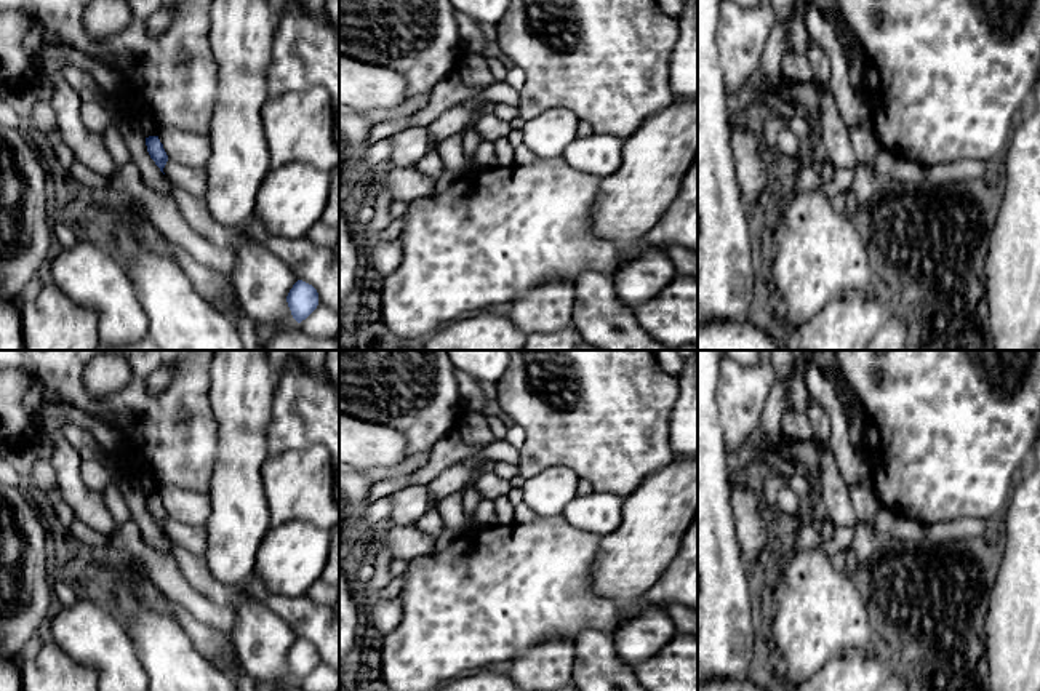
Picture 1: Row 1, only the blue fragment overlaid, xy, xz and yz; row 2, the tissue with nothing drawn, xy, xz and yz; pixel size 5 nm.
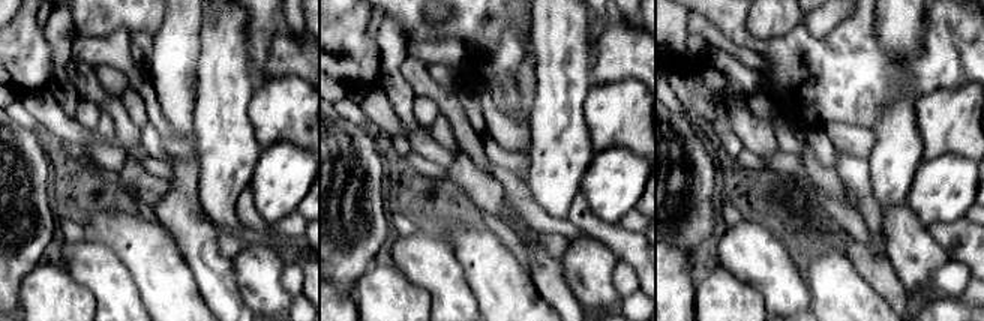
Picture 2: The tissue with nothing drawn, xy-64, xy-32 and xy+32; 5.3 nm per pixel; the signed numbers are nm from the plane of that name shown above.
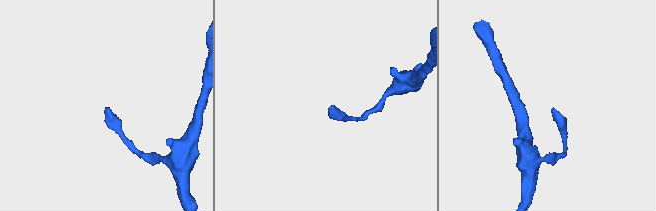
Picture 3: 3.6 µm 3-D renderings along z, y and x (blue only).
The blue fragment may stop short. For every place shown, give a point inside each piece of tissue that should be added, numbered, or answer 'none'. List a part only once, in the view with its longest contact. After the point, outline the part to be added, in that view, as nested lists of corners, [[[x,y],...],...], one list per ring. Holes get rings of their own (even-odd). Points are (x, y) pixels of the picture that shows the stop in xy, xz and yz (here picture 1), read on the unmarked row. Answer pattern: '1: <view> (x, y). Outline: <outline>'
none

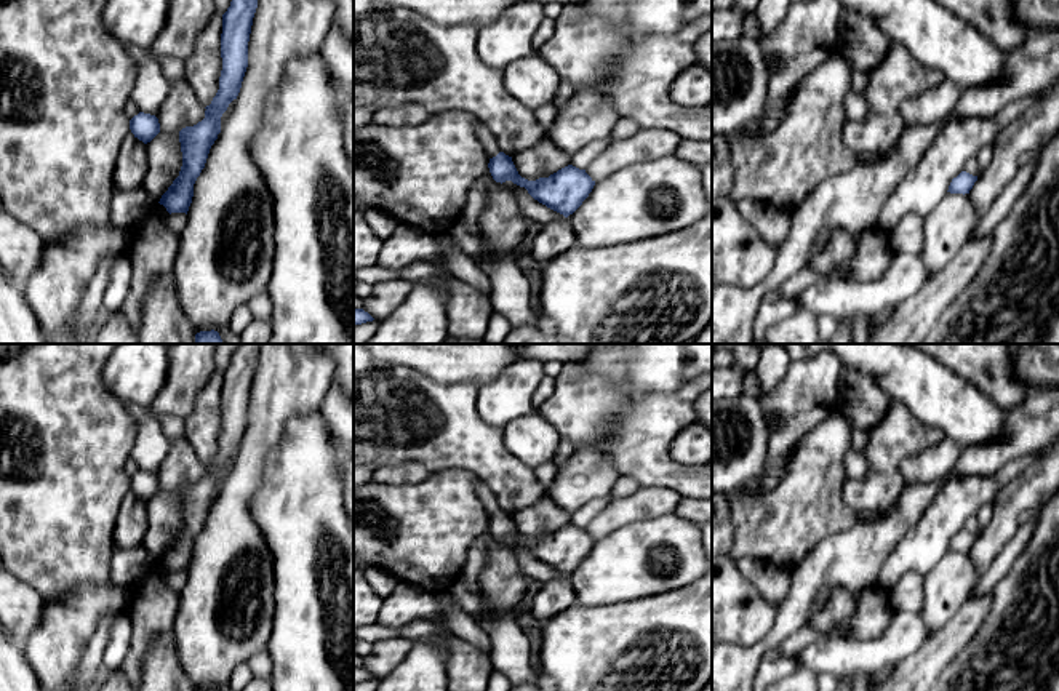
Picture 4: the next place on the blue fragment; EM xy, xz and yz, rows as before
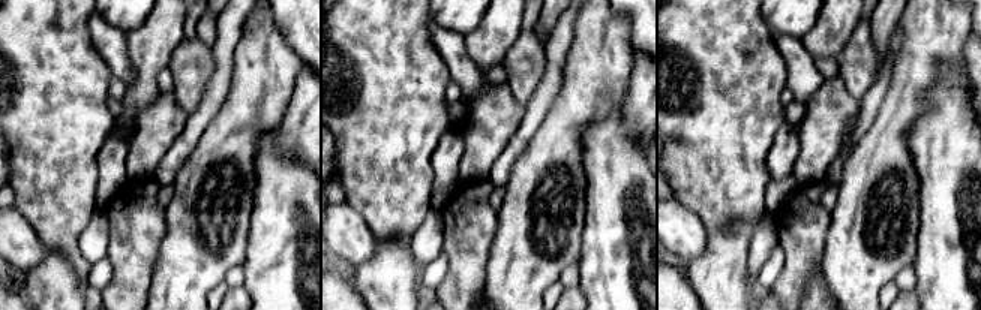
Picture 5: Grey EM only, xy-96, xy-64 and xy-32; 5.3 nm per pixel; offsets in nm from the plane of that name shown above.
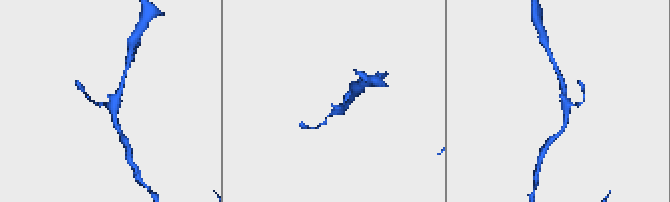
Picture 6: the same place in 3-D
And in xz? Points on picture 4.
1: xz (490, 503). Outline: [[[477,478],[475,481],[475,491],[477,491],[477,496],[480,497],[480,501],[483,502],[483,507],[488,513],[488,517],[493,517],[496,515],[501,509],[499,509],[499,504],[498,504],[498,499],[496,496],[491,493],[491,489],[482,481]]]

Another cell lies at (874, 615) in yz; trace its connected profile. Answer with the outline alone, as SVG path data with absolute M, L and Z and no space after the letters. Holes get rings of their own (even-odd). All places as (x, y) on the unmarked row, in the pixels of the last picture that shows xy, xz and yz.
M872 587L865 590L857 605L856 614L848 621L848 632L819 633L813 627L805 625L792 633L777 649L782 656L797 657L806 646L824 640L841 637L851 641L870 641L881 638L894 617L889 603L889 592Z

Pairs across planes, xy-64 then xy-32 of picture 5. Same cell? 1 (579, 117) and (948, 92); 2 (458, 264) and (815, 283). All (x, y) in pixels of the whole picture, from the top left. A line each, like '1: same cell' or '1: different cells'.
1: different cells
2: different cells

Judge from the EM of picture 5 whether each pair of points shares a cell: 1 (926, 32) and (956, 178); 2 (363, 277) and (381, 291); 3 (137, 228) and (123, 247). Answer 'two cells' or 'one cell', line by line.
1: two cells
2: one cell
3: one cell

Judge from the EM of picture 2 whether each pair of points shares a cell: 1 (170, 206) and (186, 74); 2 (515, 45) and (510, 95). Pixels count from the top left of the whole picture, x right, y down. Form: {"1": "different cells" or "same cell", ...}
{"1": "same cell", "2": "same cell"}

